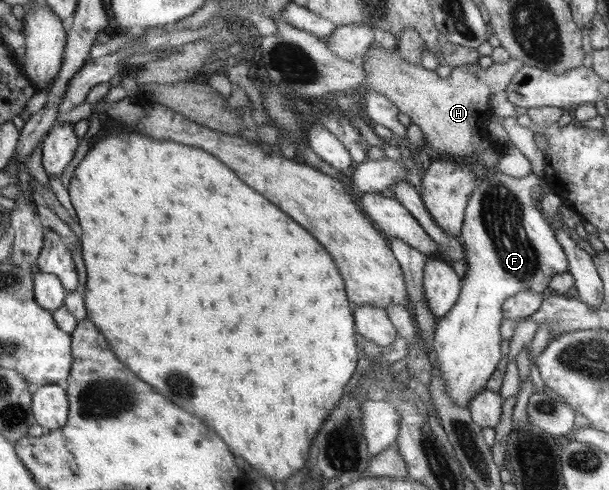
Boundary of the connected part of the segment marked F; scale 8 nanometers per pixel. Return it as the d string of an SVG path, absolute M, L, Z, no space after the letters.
M495 170L491 176L485 176L478 181L471 197L468 198L464 227L458 235L465 248L467 271L460 299L453 305L452 311L437 319L432 347L432 355L438 362L442 373L440 377L446 386L444 391L457 407L468 407L469 402L485 390L487 379L491 379L491 375L497 369L497 363L503 359L503 353L499 349L501 345L499 323L503 321L504 301L525 289L544 292L549 287L553 275L565 273L569 269L566 253L563 253L559 241L555 239L549 221L533 207L531 189L539 188L543 180L541 175L533 173L523 178L516 178Z

